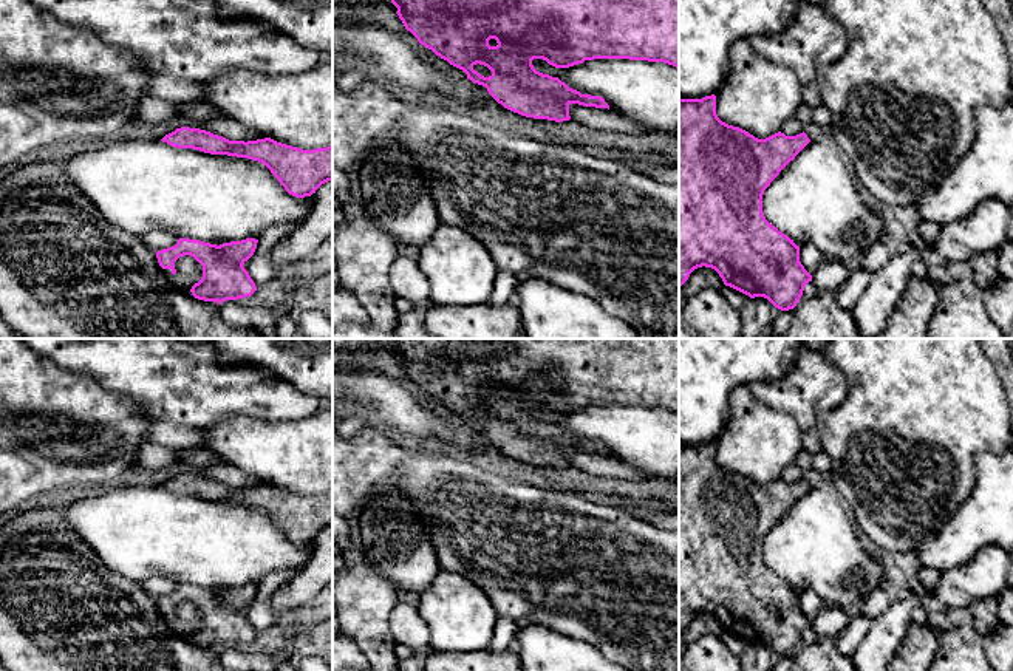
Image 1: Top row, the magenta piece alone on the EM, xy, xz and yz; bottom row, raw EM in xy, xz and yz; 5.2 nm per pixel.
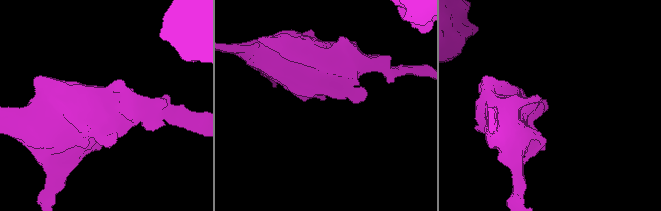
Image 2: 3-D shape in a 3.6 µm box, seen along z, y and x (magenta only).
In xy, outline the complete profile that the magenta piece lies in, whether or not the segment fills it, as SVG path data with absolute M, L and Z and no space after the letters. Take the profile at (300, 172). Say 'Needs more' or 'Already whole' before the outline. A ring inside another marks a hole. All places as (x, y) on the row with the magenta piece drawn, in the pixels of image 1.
Already whole. M189 127L176 128L161 141L178 148L258 161L271 170L289 195L297 198L311 196L322 184L333 181L333 145L302 150L271 138L247 142L229 141Z

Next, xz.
Already whole. M391 0L397 8L397 15L407 31L410 31L421 45L431 49L436 56L447 60L450 65L462 70L473 83L487 88L489 94L504 108L526 118L547 119L555 122L569 121L569 105L578 104L583 107L608 108L609 105L600 96L582 94L569 88L558 77L543 74L532 65L534 59L543 59L555 68L569 68L585 60L594 59L629 59L663 62L679 68L679 0Z

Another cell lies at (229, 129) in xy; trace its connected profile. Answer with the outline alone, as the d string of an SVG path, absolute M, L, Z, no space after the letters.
M210 118L206 121L201 121L200 130L210 131L213 135L223 136L229 141L257 141L264 139L260 131L247 128L241 125L240 122L229 119L229 118Z

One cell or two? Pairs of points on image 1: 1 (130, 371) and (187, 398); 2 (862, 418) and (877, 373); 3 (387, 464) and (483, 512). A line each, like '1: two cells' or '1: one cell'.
1: one cell
2: one cell
3: one cell

